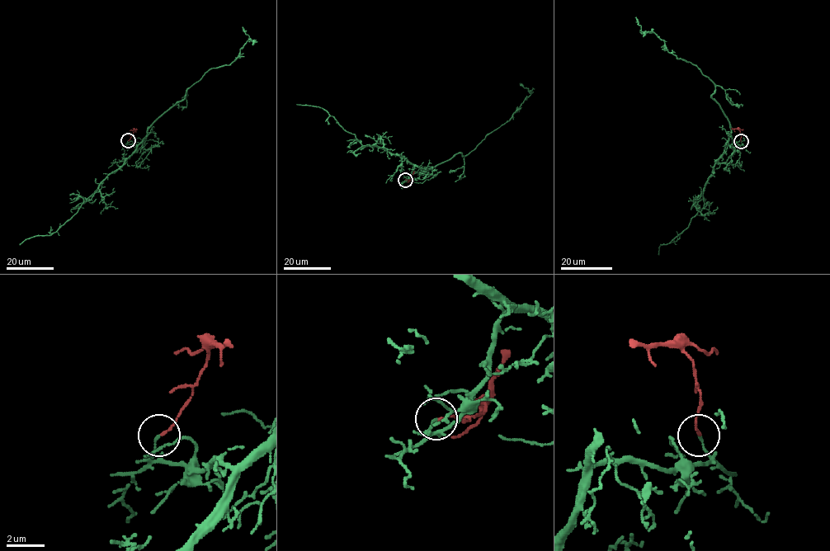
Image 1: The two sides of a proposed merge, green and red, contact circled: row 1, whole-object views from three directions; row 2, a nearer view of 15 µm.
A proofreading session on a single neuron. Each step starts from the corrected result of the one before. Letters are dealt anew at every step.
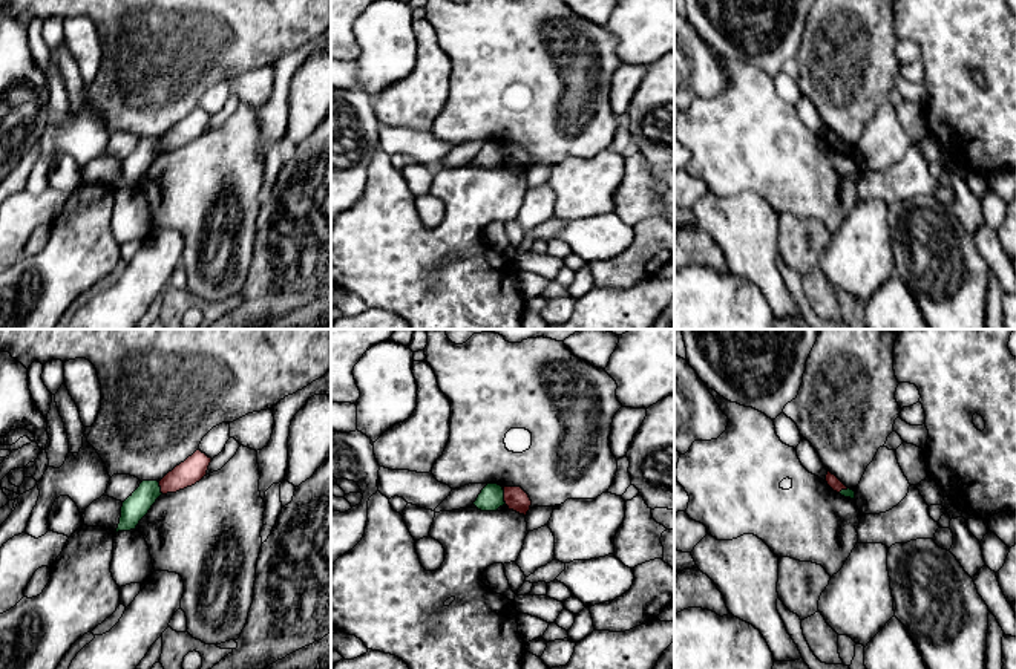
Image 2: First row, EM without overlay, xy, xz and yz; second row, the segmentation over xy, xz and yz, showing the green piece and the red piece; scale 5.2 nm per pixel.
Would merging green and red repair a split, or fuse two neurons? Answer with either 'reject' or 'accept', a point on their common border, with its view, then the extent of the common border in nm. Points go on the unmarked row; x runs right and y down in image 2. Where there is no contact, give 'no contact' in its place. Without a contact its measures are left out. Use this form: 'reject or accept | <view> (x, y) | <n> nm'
reject | xz (503, 153) | 90 nm

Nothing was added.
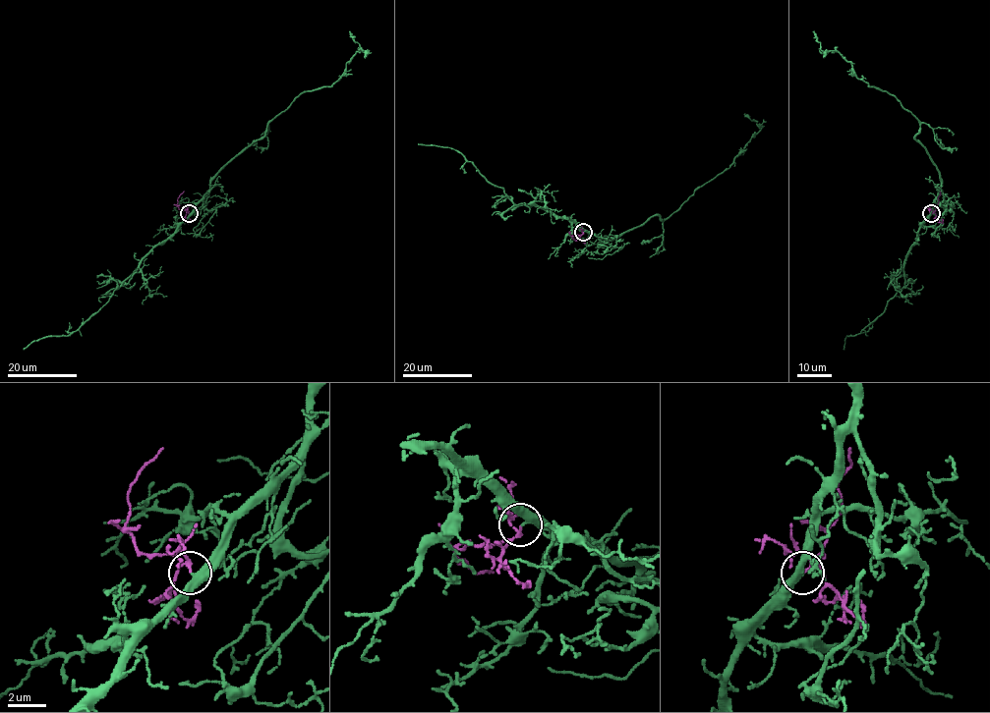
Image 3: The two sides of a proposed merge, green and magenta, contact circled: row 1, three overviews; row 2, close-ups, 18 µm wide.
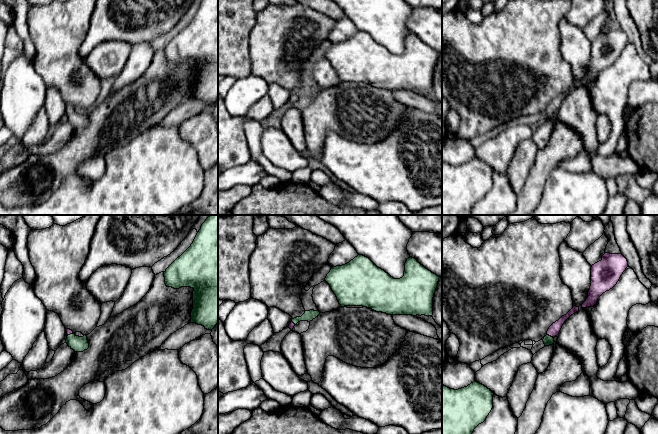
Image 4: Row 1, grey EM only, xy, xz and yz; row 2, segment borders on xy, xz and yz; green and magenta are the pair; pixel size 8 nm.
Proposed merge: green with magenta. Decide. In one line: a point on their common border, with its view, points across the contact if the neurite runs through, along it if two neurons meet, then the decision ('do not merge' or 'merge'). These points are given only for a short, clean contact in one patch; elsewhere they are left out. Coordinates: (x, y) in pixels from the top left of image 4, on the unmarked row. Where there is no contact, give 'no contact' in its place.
yz (550, 112) | across yz (548, 116), (550, 112), (554, 105) | merge

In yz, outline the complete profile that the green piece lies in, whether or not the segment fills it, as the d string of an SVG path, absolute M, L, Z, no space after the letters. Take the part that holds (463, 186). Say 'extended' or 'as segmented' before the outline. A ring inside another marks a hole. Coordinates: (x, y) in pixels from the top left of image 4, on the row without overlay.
as segmented; M476 157L458 166L442 161L442 215L471 215L474 205L491 188L493 171L490 165Z

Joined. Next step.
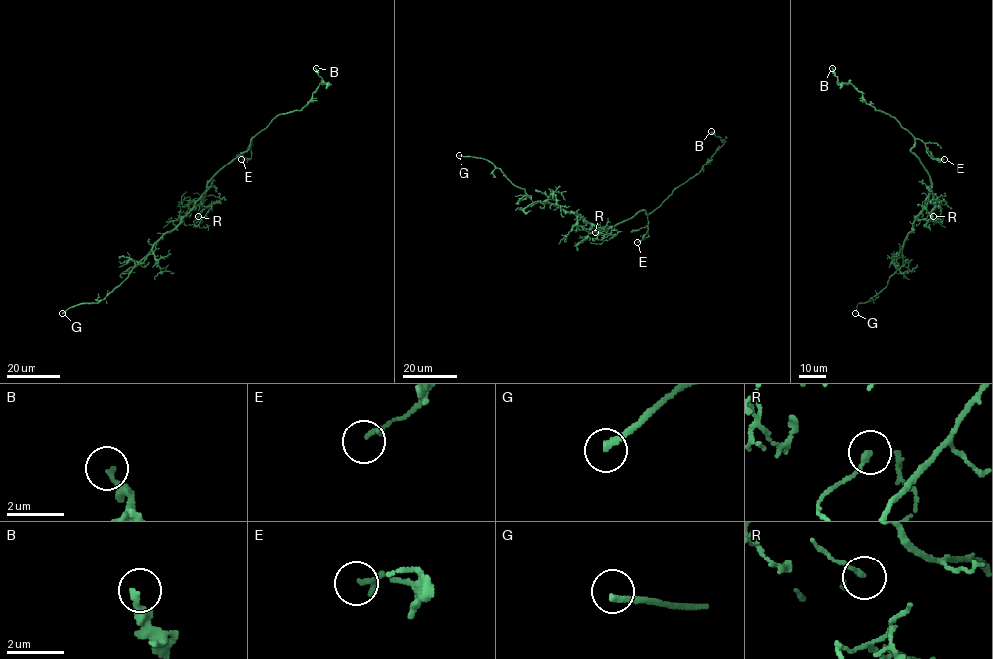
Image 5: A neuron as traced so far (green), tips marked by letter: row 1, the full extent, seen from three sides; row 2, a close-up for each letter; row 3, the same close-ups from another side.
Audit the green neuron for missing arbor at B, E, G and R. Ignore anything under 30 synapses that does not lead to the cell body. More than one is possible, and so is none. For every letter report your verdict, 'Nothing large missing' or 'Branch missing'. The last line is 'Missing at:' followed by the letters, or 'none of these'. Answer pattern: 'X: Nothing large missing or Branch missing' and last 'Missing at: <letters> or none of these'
B: Nothing large missing
E: Nothing large missing
G: Branch missing
R: Nothing large missing
Missing at: G

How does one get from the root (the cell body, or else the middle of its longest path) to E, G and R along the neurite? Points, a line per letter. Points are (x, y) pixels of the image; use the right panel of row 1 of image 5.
E: (931, 184), (928, 173), (911, 151), (915, 140), (920, 139), (925, 144), (926, 153), (932, 159), (944, 159)
G: (931, 184), (925, 207), (916, 217), (903, 246), (903, 264), (884, 288), (868, 301), (857, 304), (855, 313)
R: (931, 184), (935, 207), (925, 225), (933, 216)

